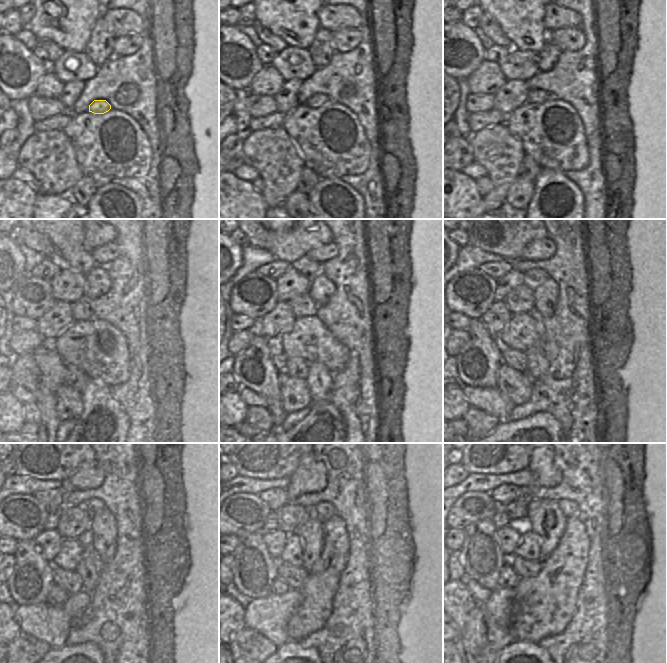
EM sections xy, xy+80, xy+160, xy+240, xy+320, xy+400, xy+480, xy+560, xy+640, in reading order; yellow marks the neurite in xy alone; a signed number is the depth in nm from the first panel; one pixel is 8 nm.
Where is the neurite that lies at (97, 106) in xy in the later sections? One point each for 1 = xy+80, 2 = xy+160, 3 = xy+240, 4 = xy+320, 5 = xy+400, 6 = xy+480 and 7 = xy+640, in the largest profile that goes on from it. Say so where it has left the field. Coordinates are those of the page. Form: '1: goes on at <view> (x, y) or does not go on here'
1: goes on at xy+80 (317, 100)
2: goes on at xy+160 (536, 96)
3: goes on at xy+240 (81, 309)
4: goes on at xy+320 (303, 305)
5: goes on at xy+400 (521, 300)
6: goes on at xy+480 (75, 521)
7: goes on at xy+640 (515, 511)

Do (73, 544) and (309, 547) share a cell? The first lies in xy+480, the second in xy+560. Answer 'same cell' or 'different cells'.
different cells

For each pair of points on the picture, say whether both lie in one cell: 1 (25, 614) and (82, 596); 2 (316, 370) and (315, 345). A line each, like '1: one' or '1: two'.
1: one
2: two

